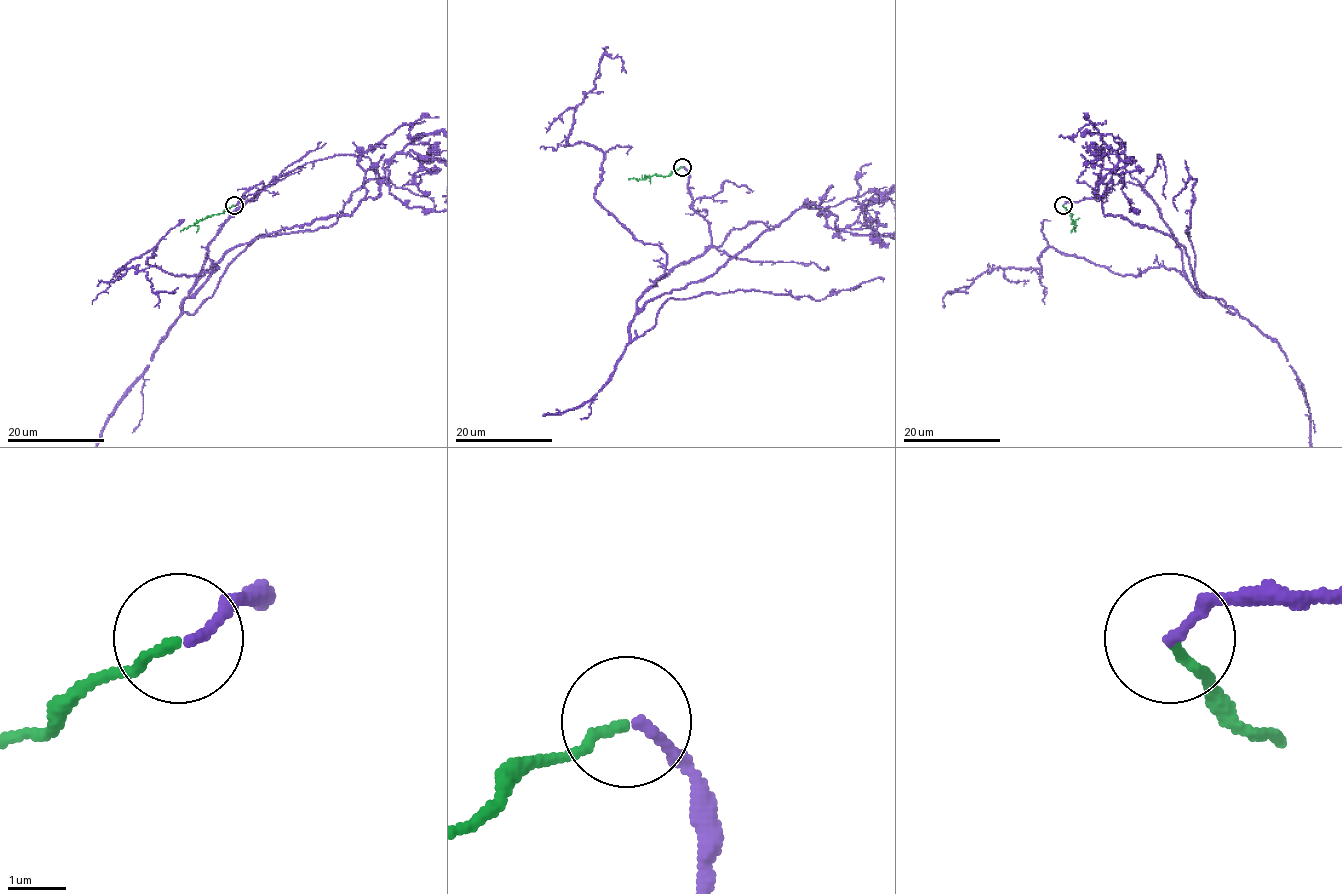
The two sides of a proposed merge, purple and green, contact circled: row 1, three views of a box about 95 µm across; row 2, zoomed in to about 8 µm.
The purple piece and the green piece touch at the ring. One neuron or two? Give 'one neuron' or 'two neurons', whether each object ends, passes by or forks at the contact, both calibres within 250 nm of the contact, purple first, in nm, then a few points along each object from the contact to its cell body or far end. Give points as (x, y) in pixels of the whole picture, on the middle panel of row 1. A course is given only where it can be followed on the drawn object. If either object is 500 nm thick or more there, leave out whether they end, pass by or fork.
one neuron | purple ends | green ends | 180/160 nm | green via (682, 166), (667, 176), (628, 180)

